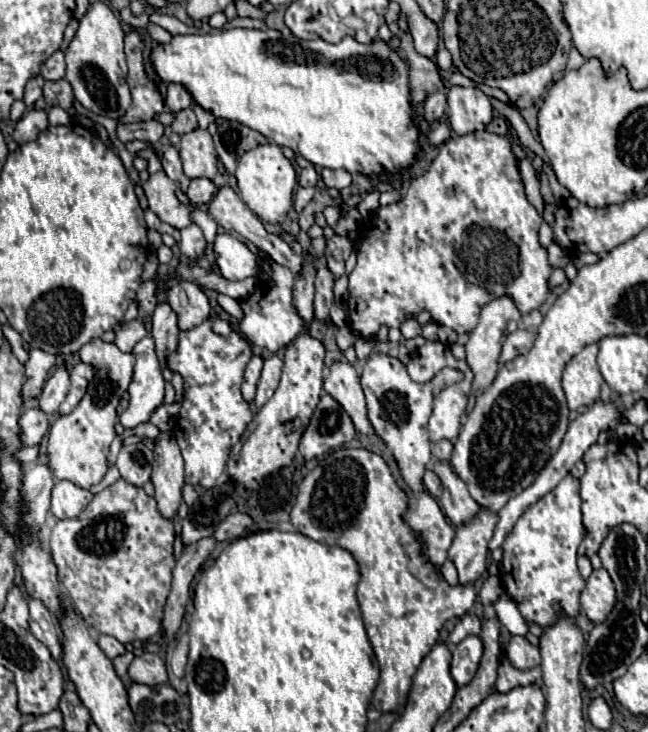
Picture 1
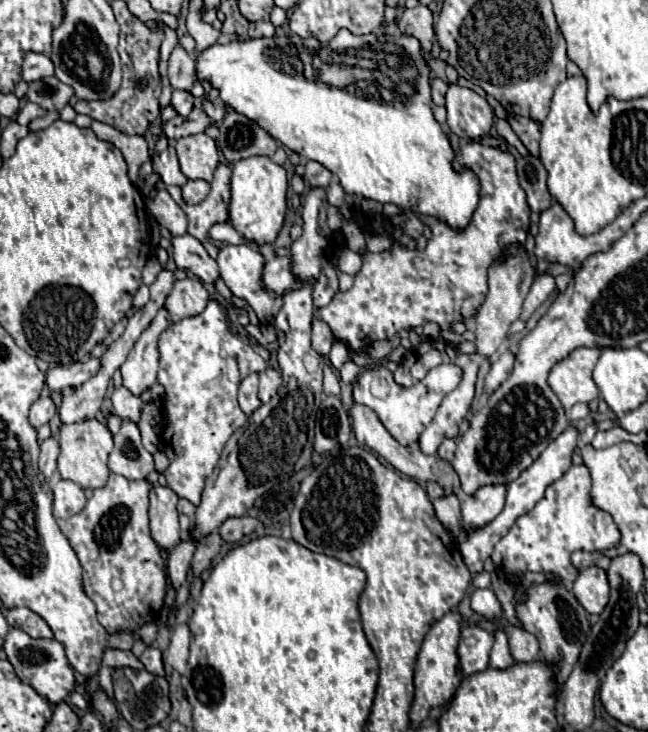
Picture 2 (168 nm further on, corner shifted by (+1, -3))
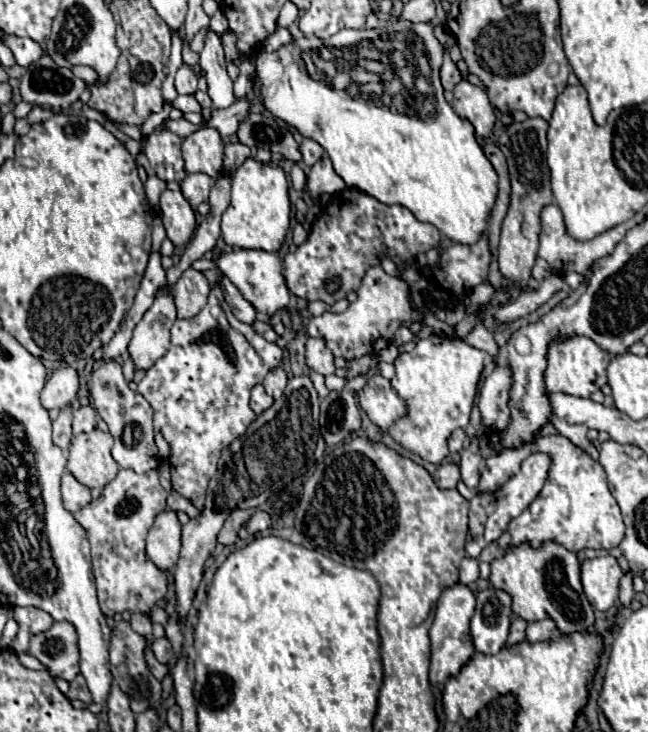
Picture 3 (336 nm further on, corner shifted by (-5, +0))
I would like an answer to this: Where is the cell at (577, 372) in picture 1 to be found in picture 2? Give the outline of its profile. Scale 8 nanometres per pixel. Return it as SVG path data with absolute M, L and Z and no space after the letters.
M578 347L566 359L556 363L548 375L548 385L568 411L574 403L588 403L598 397L592 369L600 357L600 349Z

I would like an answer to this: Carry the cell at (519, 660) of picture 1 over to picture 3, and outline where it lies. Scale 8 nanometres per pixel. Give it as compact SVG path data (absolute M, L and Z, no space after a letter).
M548 618L548 620L540 620L540 622L530 622L526 628L526 642L546 642L558 636L558 628L556 624Z

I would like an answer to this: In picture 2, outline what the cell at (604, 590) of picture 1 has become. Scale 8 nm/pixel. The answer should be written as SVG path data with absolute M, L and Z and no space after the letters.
M596 565L582 569L572 585L572 591L588 613L602 613L610 593L606 571Z

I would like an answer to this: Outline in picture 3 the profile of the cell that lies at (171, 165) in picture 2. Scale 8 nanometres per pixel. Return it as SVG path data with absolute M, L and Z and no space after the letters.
M156 128L146 142L144 154L150 160L152 172L160 180L176 180L182 182L186 178L186 168L184 168L184 158L182 158L182 140L168 130Z

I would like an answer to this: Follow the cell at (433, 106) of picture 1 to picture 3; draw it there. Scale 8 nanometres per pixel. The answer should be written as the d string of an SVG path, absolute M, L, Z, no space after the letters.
M444 54L444 64L442 64L442 68L440 68L440 78L442 78L444 90L452 90L452 88L462 80L456 64L450 60L448 54Z

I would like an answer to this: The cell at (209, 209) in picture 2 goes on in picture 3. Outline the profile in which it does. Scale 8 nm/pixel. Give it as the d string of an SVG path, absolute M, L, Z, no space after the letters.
M228 144L224 150L224 168L230 168L230 172L236 172L236 168L250 156L250 148L244 144Z

